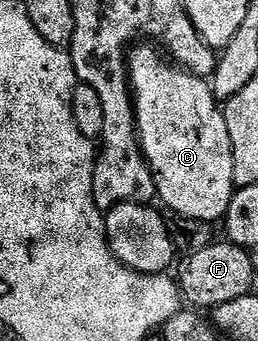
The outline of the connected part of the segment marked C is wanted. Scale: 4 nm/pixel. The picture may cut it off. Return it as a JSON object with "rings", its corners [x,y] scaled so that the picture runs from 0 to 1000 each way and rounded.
{"rings":[[[535,132],[500,152],[496,217],[535,413],[550,422],[620,595],[628,584],[624,604],[795,654],[841,657],[872,645],[915,557],[899,519],[899,402],[884,402],[876,340],[849,293],[829,287],[810,240],[779,220],[694,202],[597,132]]]}

